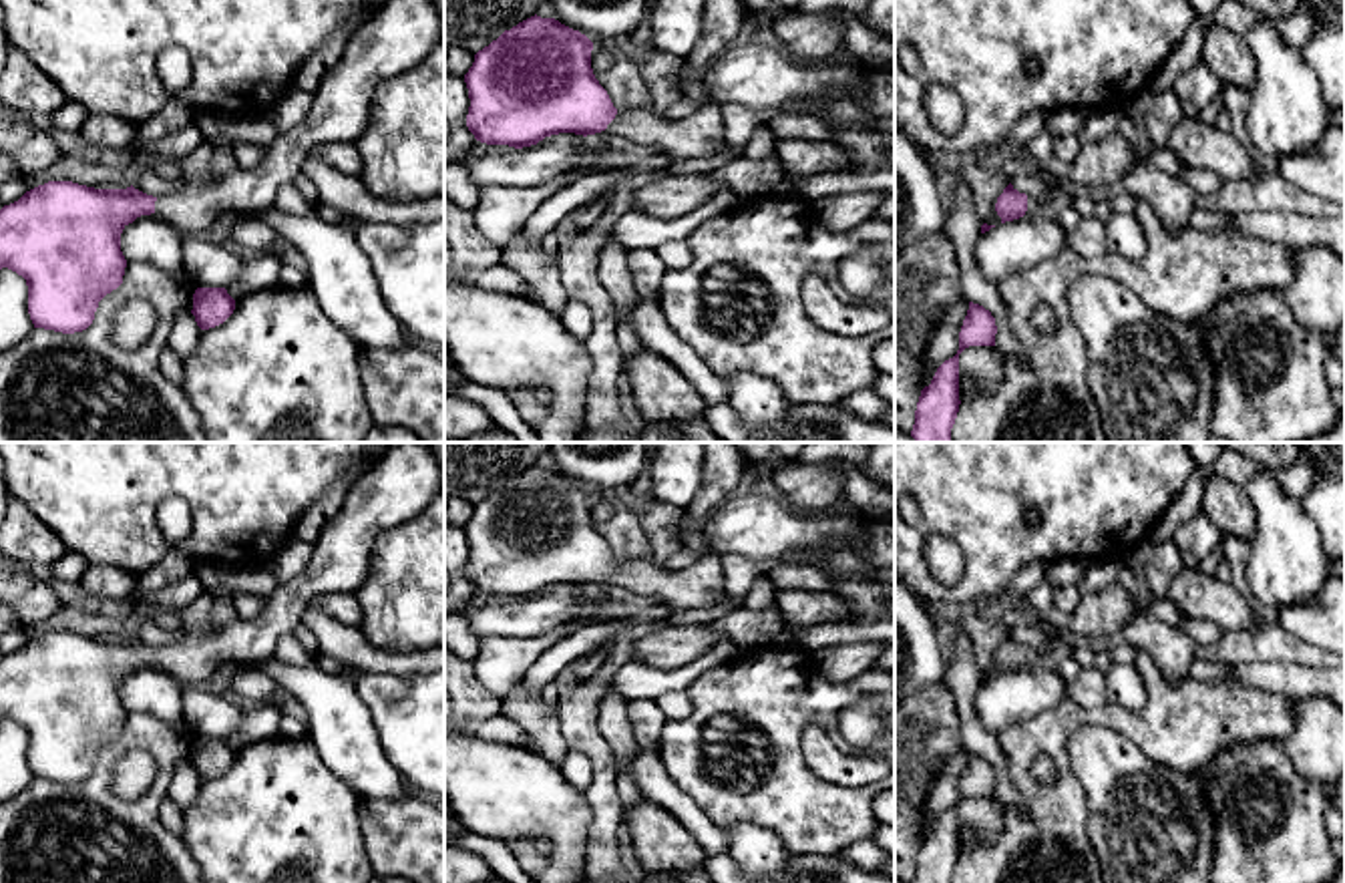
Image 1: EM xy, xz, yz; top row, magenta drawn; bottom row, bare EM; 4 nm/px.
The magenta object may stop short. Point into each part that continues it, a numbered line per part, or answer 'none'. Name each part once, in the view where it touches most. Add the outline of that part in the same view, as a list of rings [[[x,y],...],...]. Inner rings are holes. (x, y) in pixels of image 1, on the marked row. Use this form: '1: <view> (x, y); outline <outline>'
1: xz (700, 135); outline [[[708,103],[686,119],[665,119],[649,109],[625,109],[607,125],[611,137],[631,141],[676,161],[706,161],[728,149],[722,107]]]

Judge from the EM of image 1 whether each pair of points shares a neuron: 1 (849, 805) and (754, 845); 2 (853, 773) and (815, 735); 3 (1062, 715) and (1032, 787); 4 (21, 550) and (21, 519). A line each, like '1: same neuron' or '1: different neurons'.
1: different neurons
2: same neuron
3: same neuron
4: same neuron

